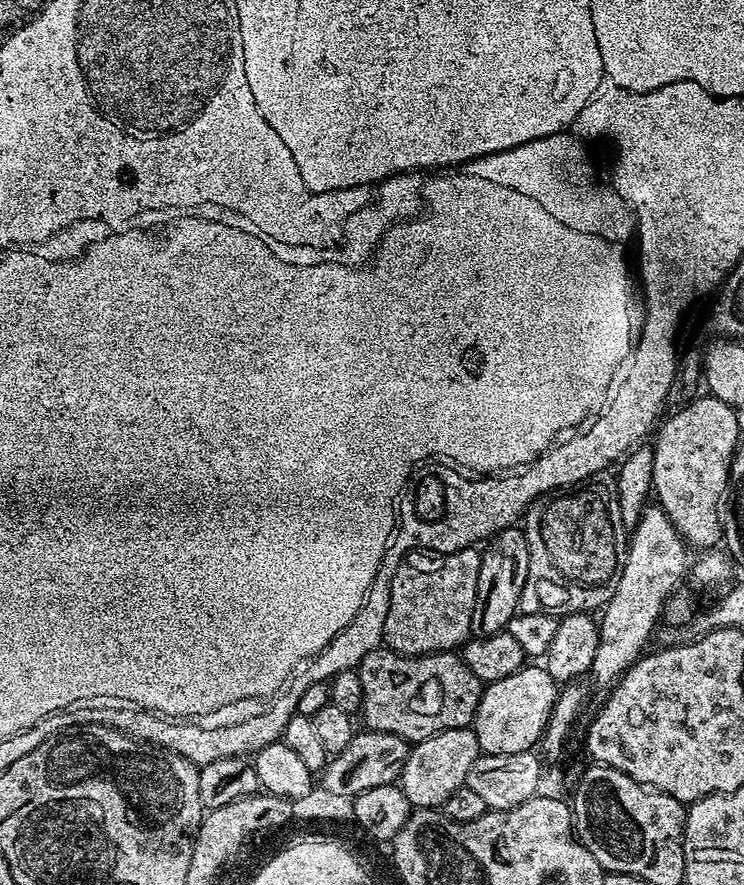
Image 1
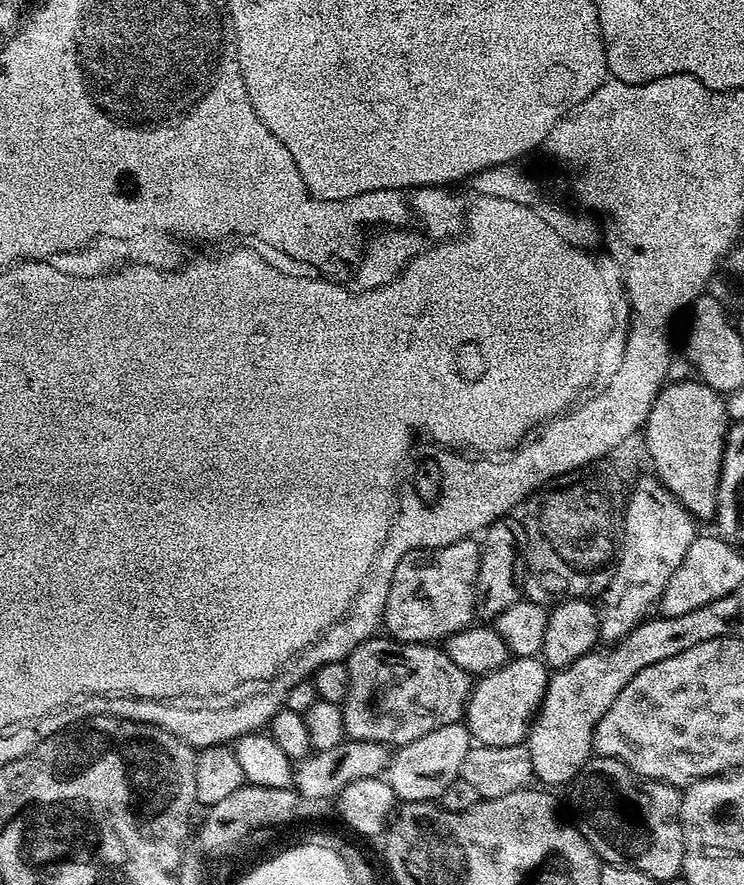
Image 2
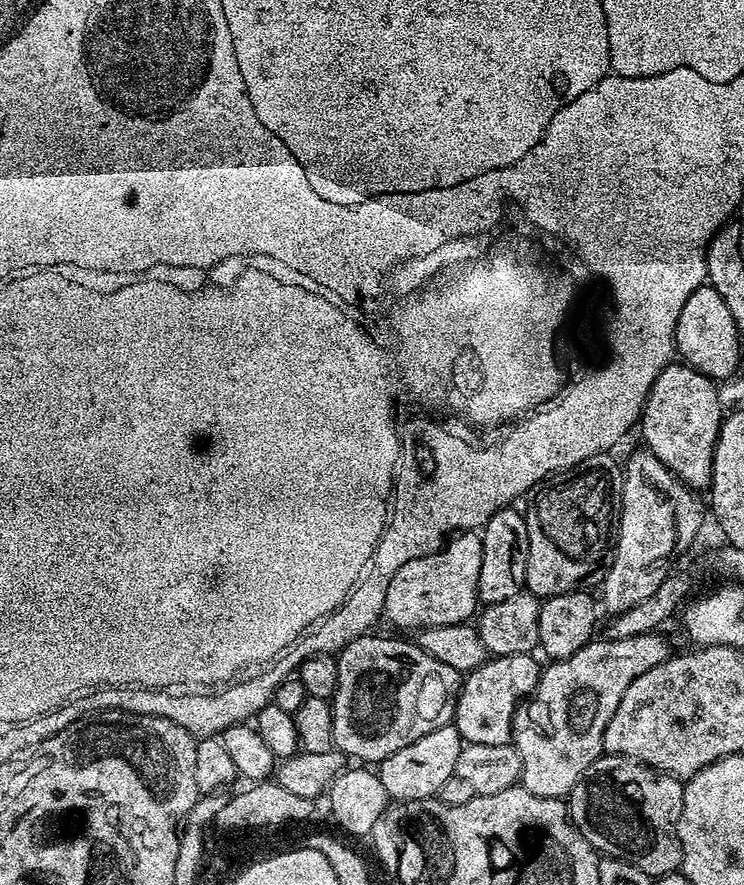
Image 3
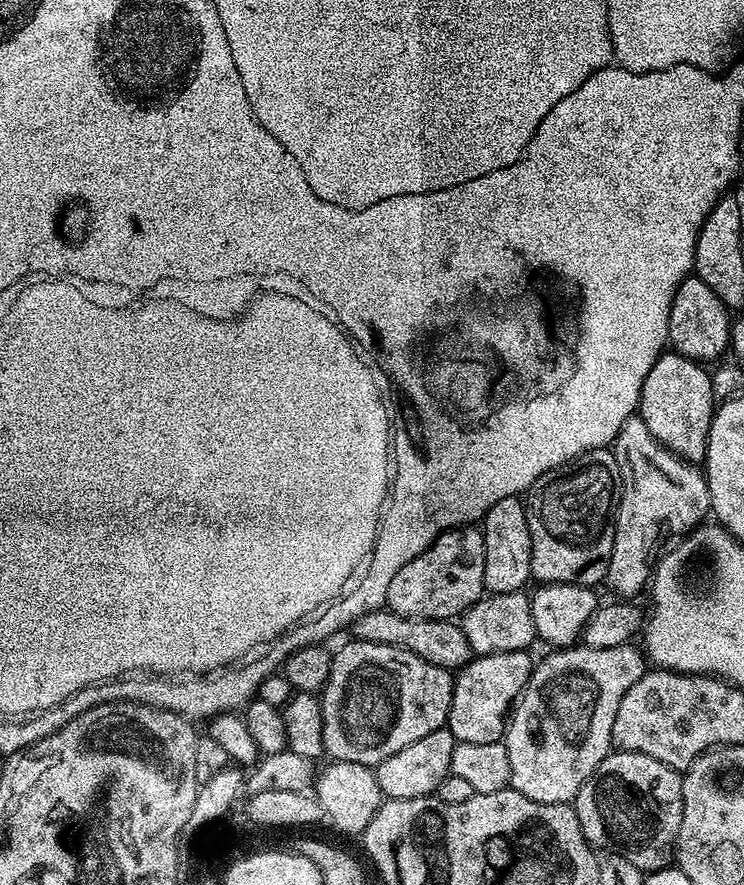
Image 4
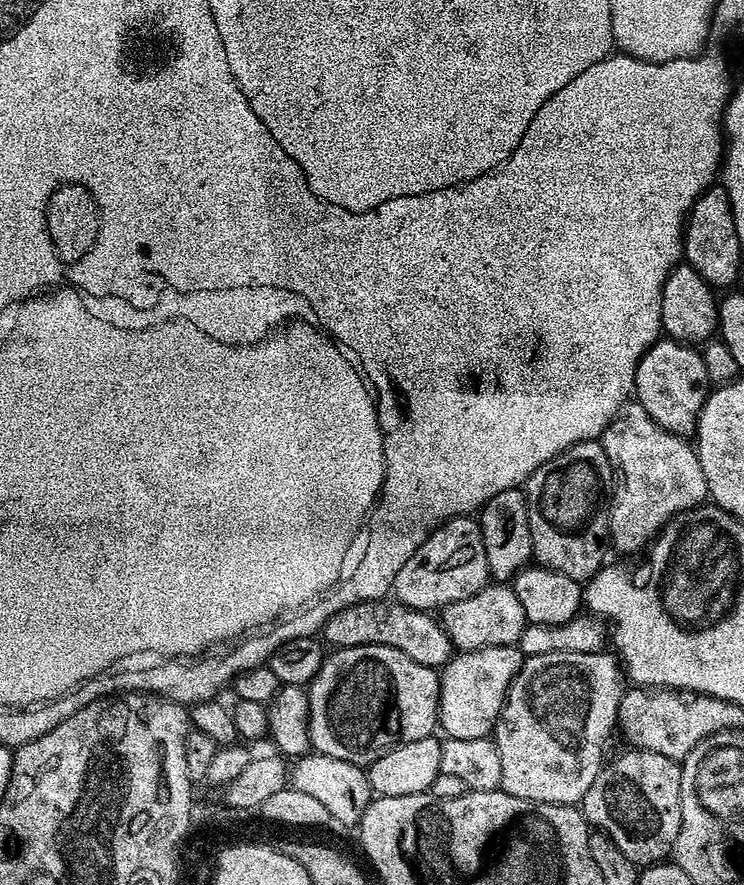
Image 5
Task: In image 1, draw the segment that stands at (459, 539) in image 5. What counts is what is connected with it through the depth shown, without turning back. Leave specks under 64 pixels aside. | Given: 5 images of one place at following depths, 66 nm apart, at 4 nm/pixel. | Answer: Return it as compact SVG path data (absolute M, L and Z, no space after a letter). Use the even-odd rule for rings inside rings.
M475 547L460 552L413 550L407 552L396 573L392 575L390 602L386 610L383 643L403 656L429 656L431 652L450 652L459 649L473 635L471 614L475 592L478 590L480 552Z

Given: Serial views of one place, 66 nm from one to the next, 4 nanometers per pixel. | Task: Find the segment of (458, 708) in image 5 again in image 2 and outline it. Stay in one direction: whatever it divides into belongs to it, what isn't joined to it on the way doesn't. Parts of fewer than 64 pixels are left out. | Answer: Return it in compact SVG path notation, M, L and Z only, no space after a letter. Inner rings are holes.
M517 656L509 659L498 670L479 677L466 709L466 723L473 741L485 748L524 744L528 739L528 729L532 727L536 711L548 689L549 675L550 668L543 659Z

